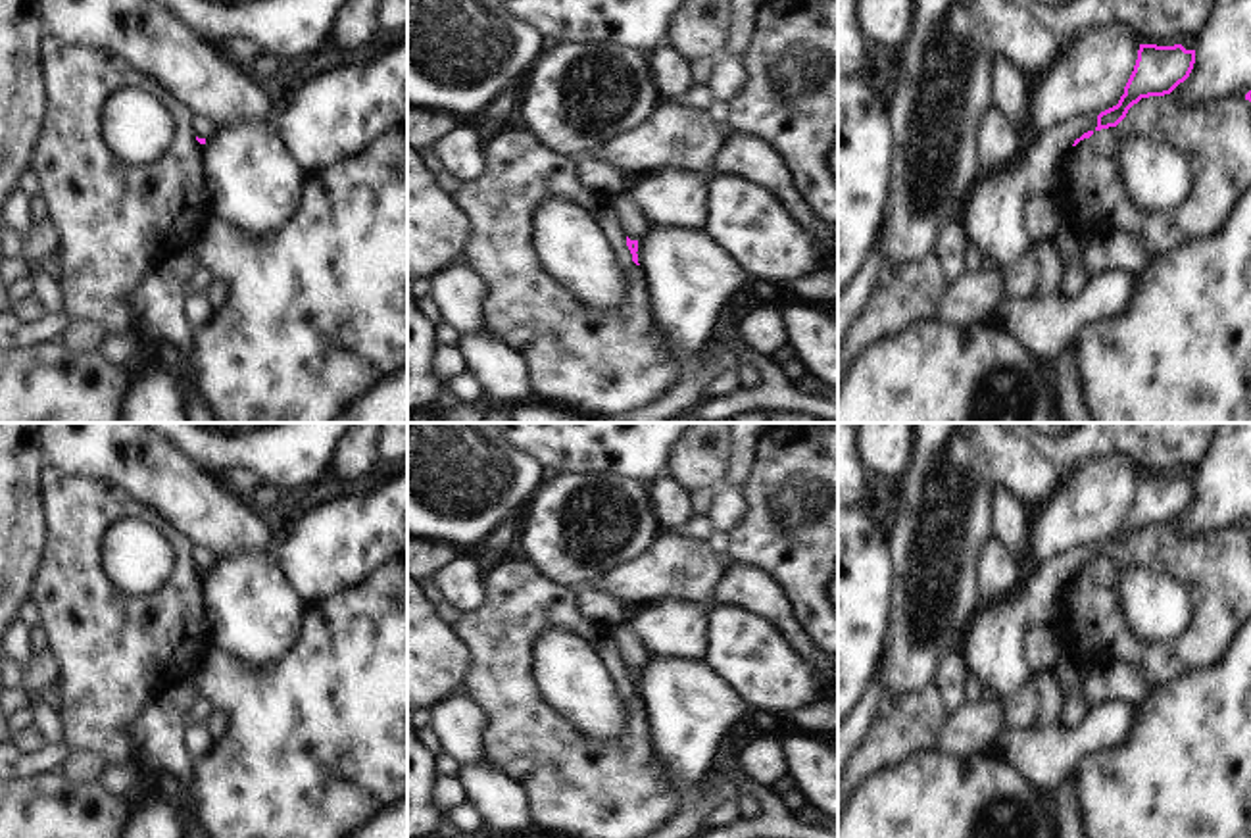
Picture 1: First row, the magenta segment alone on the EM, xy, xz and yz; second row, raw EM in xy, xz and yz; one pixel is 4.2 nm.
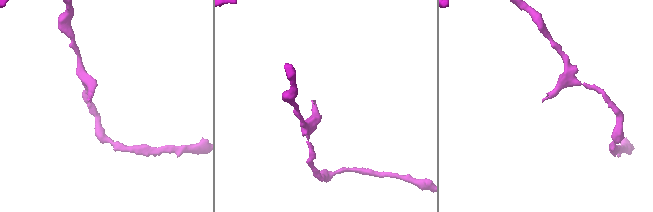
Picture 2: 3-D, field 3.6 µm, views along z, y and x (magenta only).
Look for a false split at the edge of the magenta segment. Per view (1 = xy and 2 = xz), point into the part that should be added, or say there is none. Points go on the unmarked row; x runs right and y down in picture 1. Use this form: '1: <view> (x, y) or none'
1: xy (202, 558)
2: xz (635, 656)

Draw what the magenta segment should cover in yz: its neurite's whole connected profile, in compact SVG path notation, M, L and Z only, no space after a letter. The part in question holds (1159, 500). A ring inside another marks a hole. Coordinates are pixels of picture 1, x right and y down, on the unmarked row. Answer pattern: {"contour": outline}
{"contour": "M1140 475L1116 536L1030 567L1007 600L982 605L967 630L961 655L984 692L1003 702L1024 688L1032 677L1024 657L1026 632L1034 625L1053 625L1068 580L1095 561L1116 557L1141 529L1170 525L1190 507L1193 494L1195 481L1182 475Z"}

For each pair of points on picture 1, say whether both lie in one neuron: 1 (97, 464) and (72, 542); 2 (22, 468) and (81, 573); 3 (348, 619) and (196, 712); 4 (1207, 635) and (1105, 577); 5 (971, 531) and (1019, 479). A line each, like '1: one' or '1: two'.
1: two
2: two
3: two
4: one
5: one

